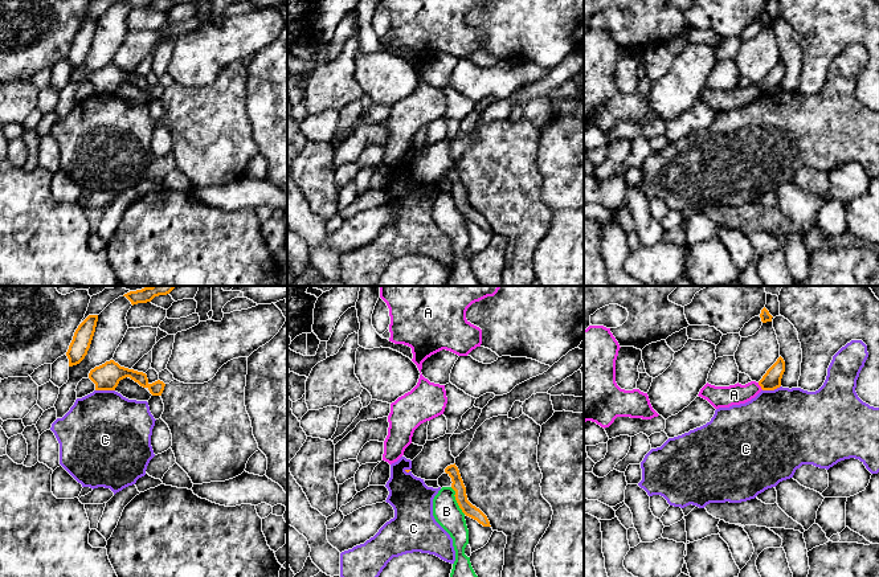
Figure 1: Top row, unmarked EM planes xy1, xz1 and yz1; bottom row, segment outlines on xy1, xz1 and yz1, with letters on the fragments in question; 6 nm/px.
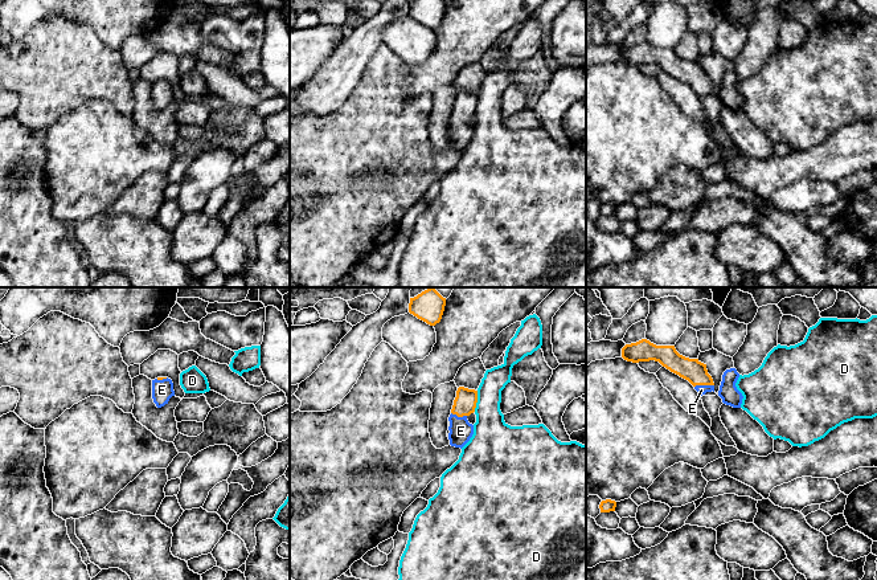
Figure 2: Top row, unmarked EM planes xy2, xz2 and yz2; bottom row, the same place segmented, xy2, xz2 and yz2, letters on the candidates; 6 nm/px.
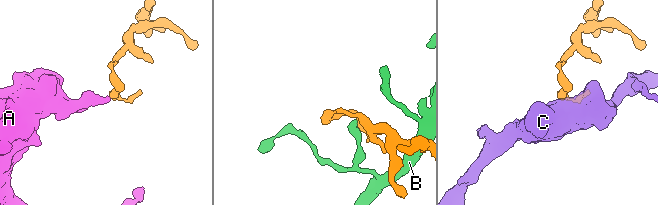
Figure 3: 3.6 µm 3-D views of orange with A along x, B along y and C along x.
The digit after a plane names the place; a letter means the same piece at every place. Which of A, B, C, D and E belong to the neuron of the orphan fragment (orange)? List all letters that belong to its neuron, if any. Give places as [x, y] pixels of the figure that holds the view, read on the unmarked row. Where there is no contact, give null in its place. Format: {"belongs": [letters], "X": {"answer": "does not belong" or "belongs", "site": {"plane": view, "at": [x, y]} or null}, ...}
{"belongs": ["E"], "A": {"answer": "does not belong", "site": {"plane": "yz1", "at": [760, 89]}}, "B": {"answer": "does not belong", "site": {"plane": "xz1", "at": [456, 203]}}, "C": {"answer": "does not belong", "site": {"plane": "xy1", "at": [105, 93]}}, "D": {"answer": "does not belong", "site": {"plane": "xz2", "at": [476, 105]}}, "E": {"answer": "belongs", "site": {"plane": "yz2", "at": [704, 88]}}}

